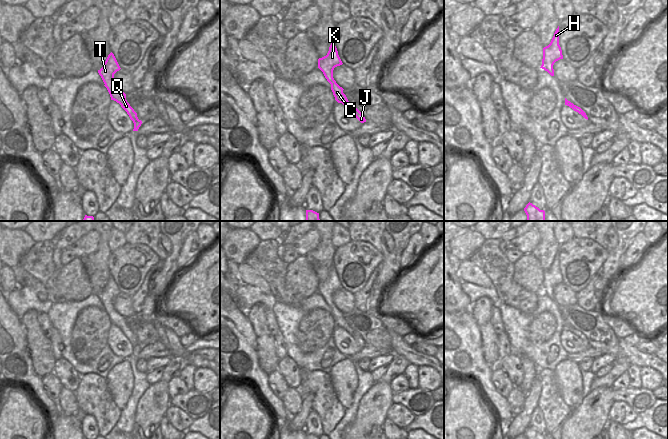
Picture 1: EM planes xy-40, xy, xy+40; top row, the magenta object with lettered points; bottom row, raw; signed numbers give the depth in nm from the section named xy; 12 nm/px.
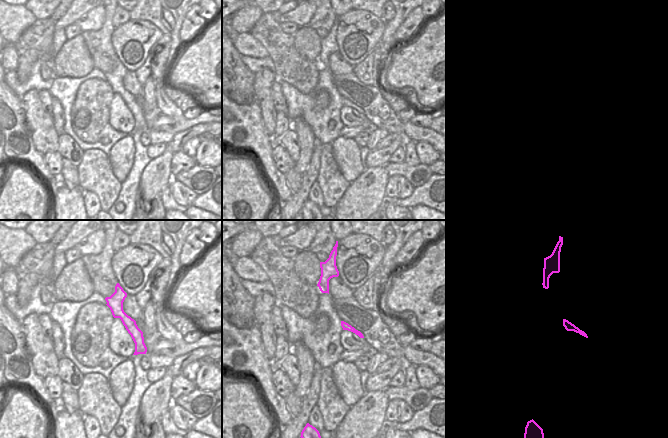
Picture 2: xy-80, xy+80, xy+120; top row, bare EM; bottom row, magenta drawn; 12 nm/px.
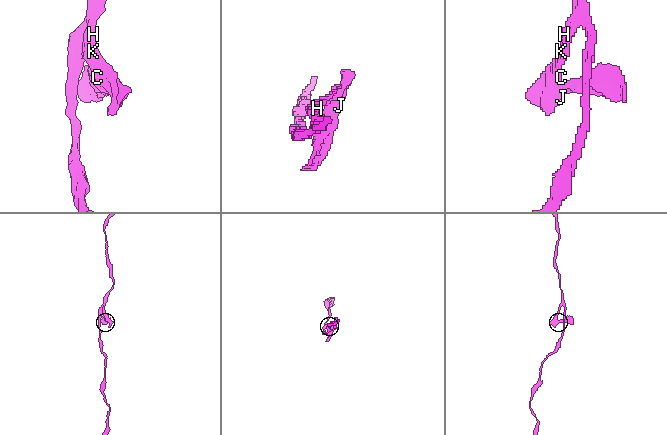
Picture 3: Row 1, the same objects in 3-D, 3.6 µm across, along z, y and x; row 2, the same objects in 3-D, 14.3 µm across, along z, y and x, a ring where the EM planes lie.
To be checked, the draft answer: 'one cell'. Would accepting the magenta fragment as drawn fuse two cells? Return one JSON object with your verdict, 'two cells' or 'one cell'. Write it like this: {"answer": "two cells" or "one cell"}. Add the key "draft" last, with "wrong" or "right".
{"answer": "two cells", "draft": "wrong"}

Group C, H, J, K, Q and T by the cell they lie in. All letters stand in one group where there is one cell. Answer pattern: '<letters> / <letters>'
C H K Q T / J

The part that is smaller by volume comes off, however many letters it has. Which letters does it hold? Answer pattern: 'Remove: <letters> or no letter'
Remove: J

